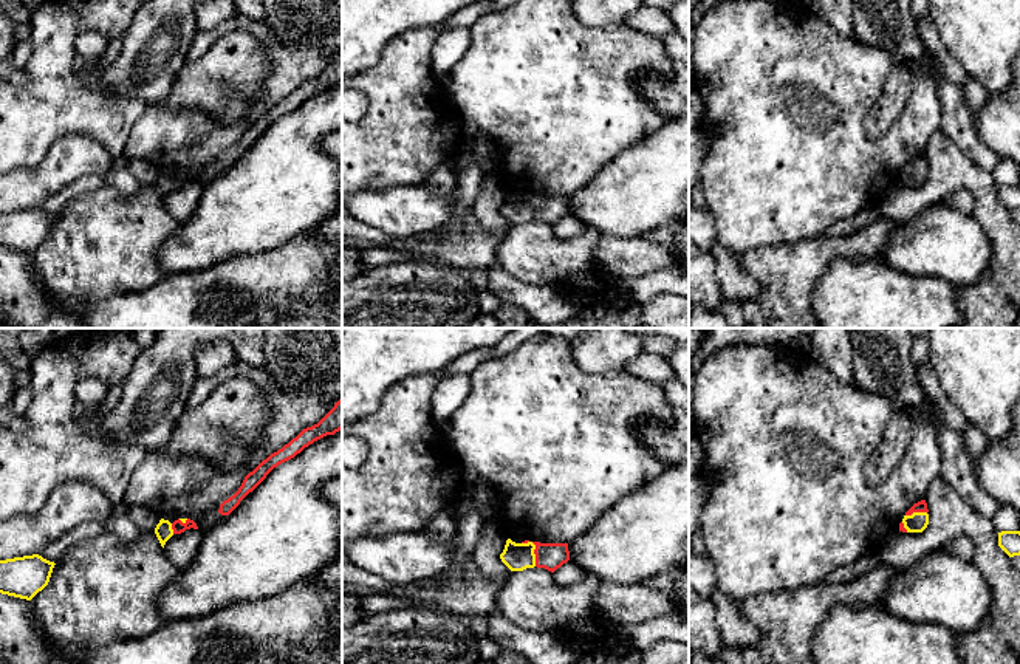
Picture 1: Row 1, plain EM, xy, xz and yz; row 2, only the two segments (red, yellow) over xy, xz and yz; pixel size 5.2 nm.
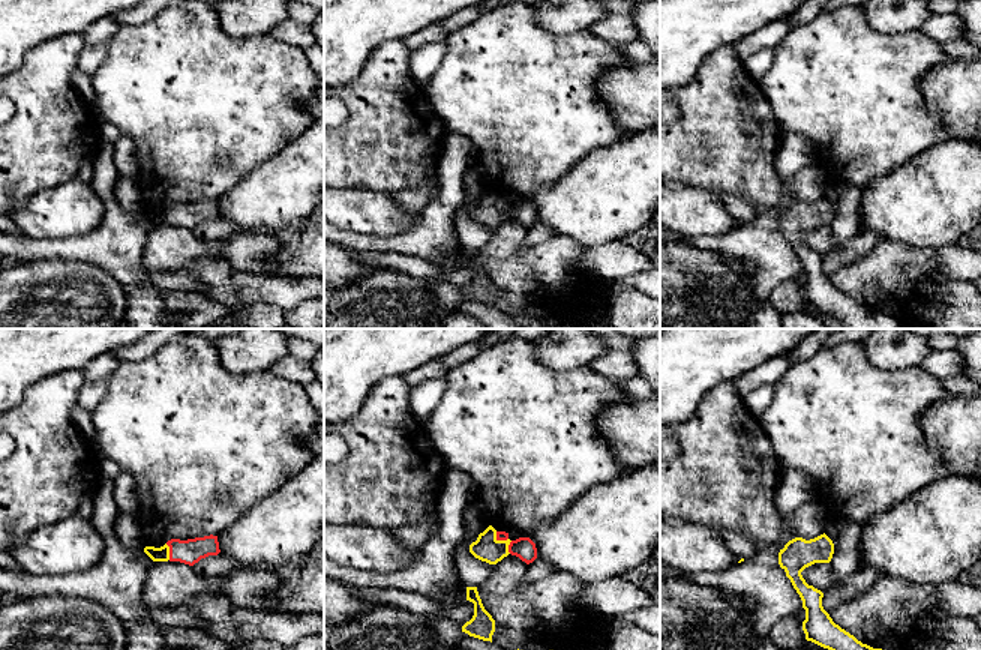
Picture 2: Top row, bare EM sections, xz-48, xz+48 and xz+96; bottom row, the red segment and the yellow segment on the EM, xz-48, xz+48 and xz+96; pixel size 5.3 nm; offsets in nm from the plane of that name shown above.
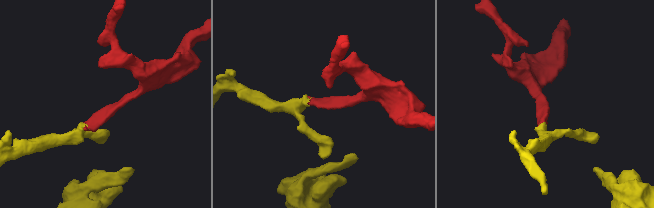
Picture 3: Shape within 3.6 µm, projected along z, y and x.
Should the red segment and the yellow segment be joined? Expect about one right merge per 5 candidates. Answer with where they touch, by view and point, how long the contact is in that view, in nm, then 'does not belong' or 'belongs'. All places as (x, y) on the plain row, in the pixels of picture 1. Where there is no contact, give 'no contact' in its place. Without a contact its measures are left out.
meets red in xz at (534, 206); contact 130 nm long; belongs

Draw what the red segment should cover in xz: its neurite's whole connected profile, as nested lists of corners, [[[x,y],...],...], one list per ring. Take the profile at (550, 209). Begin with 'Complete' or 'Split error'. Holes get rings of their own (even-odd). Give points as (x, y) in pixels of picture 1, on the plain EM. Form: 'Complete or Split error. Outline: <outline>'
Split error. Outline: [[[508,192],[500,212],[511,224],[537,220],[554,226],[570,214],[570,204],[568,197],[540,197],[529,193],[515,197]]]

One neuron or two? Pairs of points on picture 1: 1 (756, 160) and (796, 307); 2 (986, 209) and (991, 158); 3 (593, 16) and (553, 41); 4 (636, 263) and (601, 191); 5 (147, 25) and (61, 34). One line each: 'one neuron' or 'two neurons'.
1: two neurons
2: two neurons
3: two neurons
4: two neurons
5: two neurons

